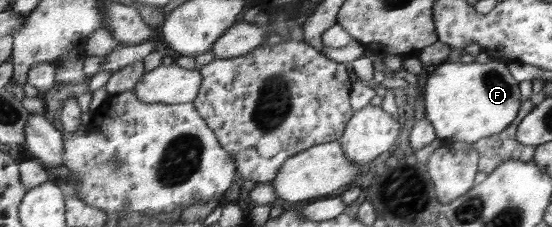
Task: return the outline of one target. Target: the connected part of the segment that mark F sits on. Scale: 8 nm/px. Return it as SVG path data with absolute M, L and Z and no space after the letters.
M502 60L486 64L476 61L441 63L420 91L425 117L434 127L435 135L442 141L473 143L502 132L516 118L520 104L524 104L520 100L518 81L508 70L509 66Z

